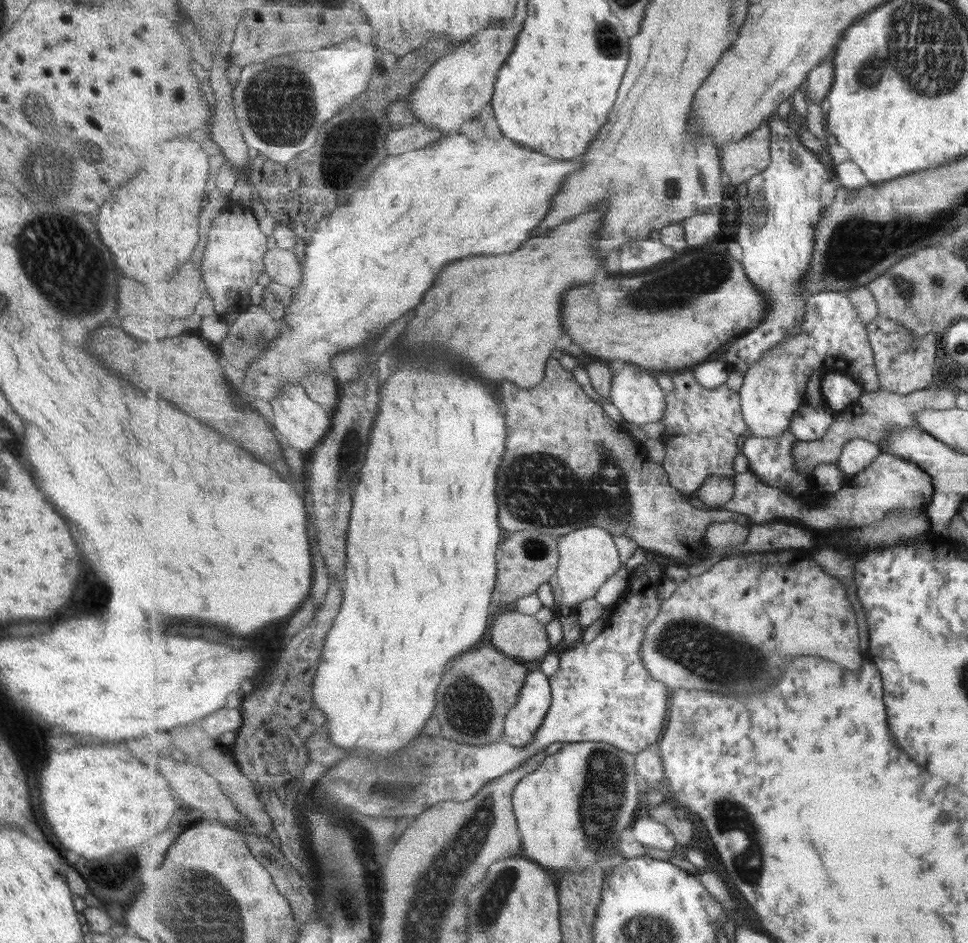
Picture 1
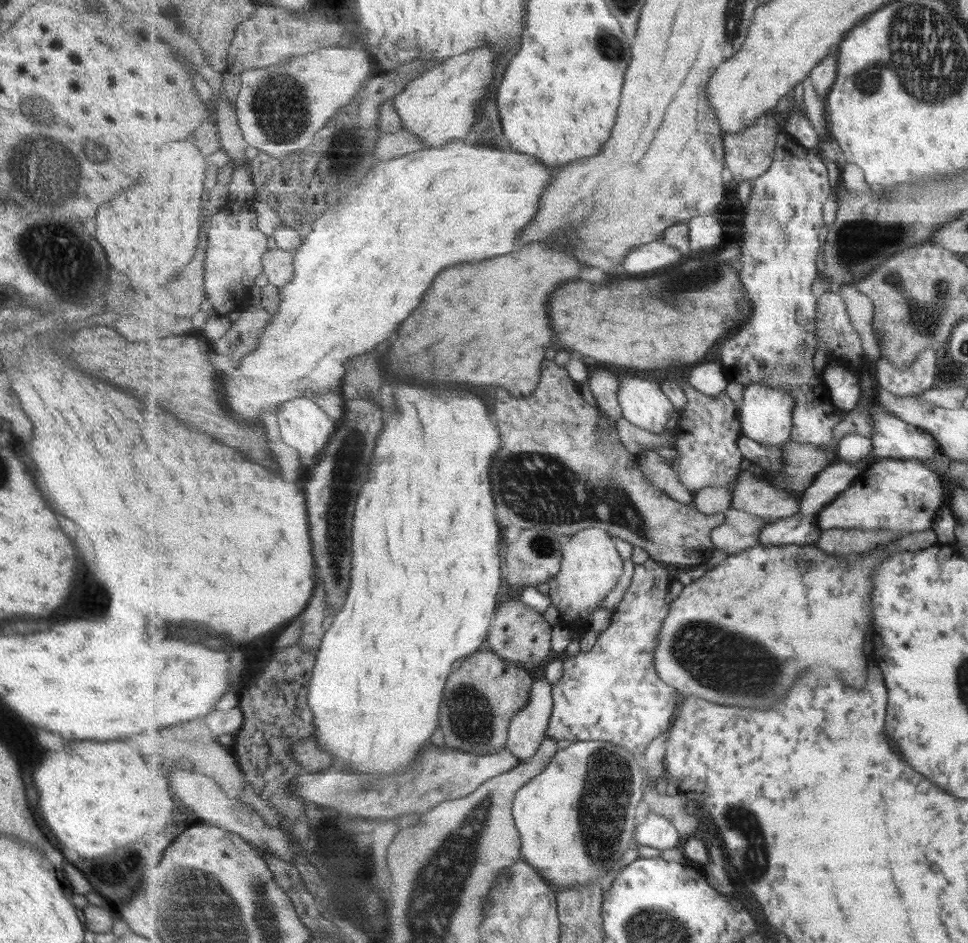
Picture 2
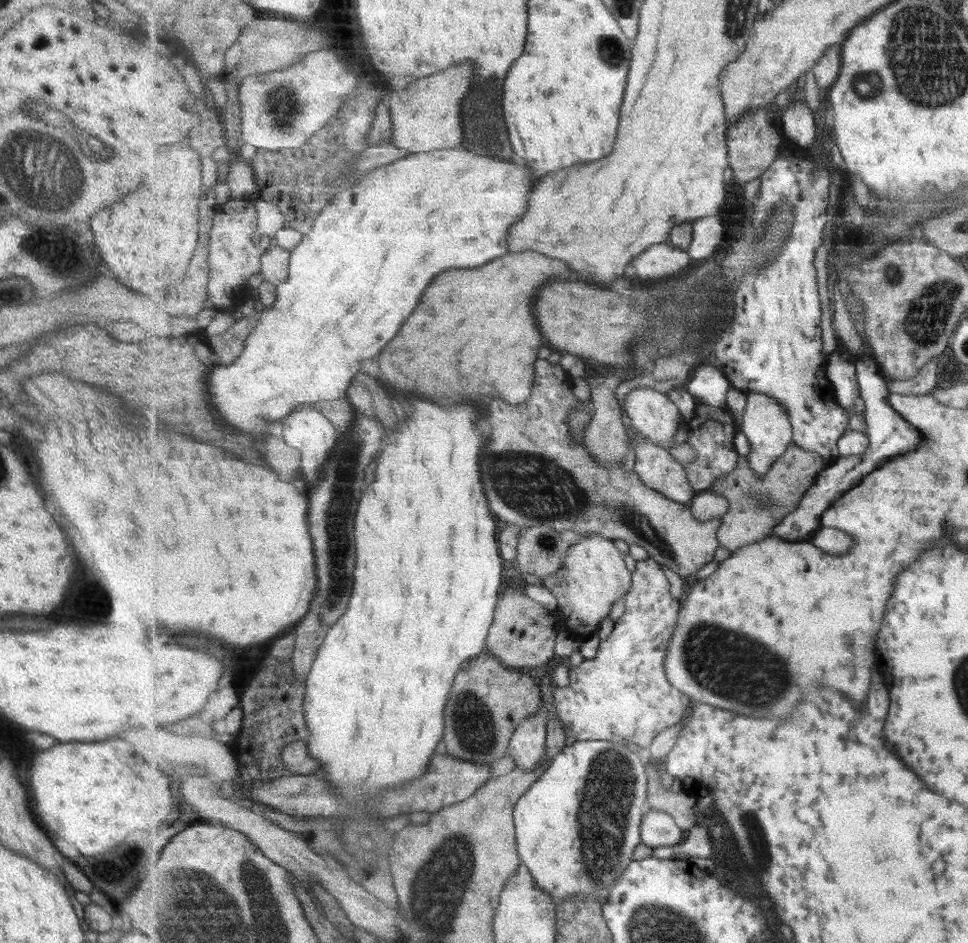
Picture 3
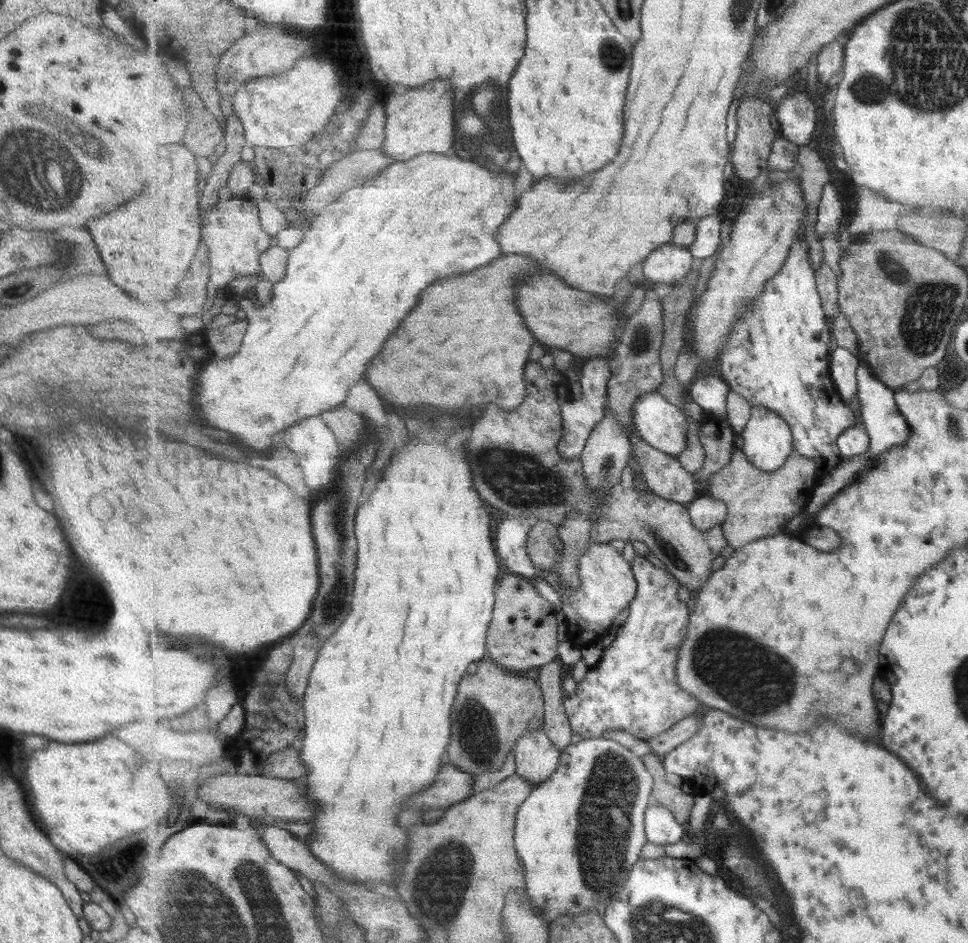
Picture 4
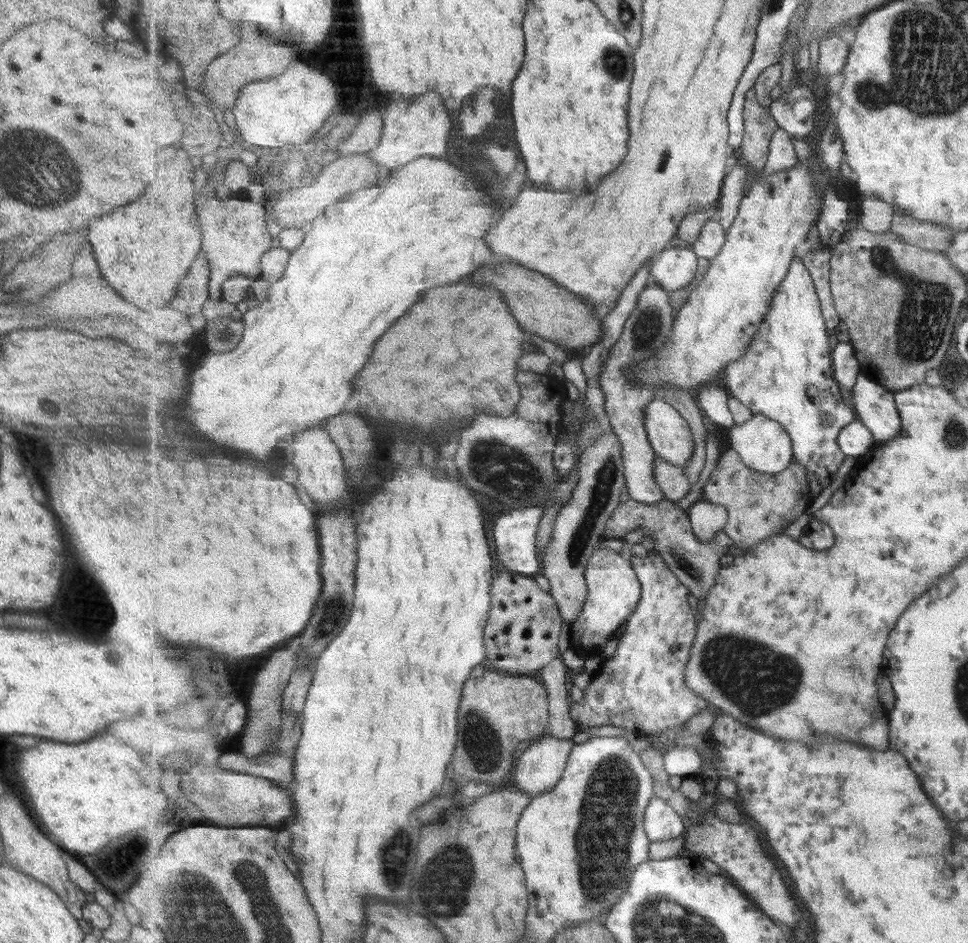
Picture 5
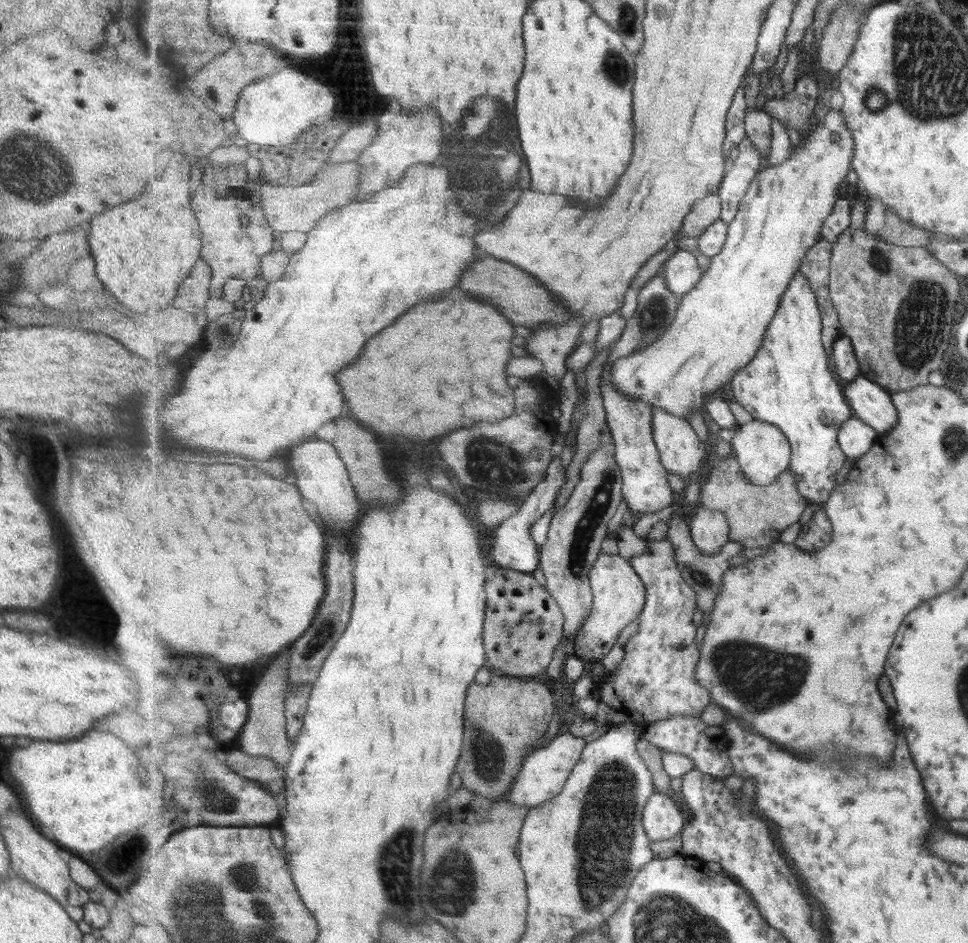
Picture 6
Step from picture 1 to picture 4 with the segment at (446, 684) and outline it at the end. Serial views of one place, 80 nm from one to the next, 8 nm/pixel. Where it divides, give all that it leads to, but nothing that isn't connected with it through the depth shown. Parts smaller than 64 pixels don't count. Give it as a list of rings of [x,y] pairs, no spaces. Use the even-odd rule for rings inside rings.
[[[485,658],[477,663],[476,672],[466,674],[460,680],[451,714],[448,760],[463,772],[497,773],[528,730],[544,728],[545,715],[544,694],[538,682],[525,676],[514,676],[505,667]]]

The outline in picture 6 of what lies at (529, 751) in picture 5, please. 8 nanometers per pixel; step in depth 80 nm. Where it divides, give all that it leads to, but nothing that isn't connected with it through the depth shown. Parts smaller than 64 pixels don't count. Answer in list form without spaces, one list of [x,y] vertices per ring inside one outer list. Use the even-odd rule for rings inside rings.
[[[563,733],[550,742],[547,747],[536,748],[523,763],[522,771],[516,776],[509,799],[514,804],[524,804],[529,810],[555,798],[565,787],[569,775],[582,759],[587,740],[570,733]]]

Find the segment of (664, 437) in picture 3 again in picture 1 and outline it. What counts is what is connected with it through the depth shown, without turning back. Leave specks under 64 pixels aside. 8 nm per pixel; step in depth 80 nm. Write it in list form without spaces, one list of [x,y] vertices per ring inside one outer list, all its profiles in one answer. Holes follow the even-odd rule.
[[[613,364],[612,404],[621,412],[626,422],[637,424],[651,424],[662,422],[666,416],[666,392],[657,384],[657,376],[651,375],[651,370],[636,364]]]

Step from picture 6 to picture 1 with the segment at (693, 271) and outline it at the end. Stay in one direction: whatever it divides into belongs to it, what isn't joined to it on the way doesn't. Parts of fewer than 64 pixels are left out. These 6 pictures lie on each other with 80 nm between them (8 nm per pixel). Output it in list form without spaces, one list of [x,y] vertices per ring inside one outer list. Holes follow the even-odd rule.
[[[635,240],[627,242],[619,251],[620,268],[625,272],[635,272],[651,268],[675,258],[675,249],[660,240]]]

